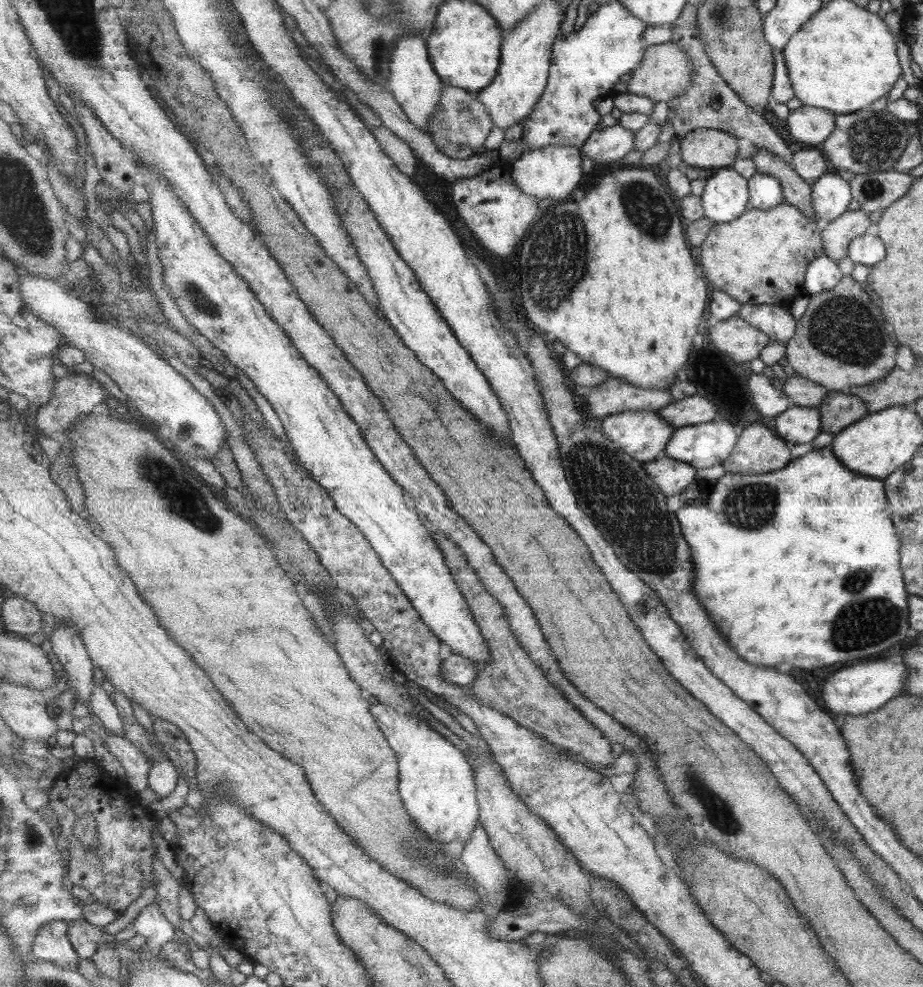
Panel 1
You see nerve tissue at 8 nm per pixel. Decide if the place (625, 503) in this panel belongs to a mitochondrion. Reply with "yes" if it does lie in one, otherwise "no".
yes

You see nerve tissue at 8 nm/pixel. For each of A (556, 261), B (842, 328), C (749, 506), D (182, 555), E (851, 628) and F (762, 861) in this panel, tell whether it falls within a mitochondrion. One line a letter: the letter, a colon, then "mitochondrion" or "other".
A: mitochondrion
B: mitochondrion
C: mitochondrion
D: other
E: mitochondrion
F: other

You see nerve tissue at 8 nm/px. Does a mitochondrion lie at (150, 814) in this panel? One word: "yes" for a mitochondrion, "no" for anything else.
no

